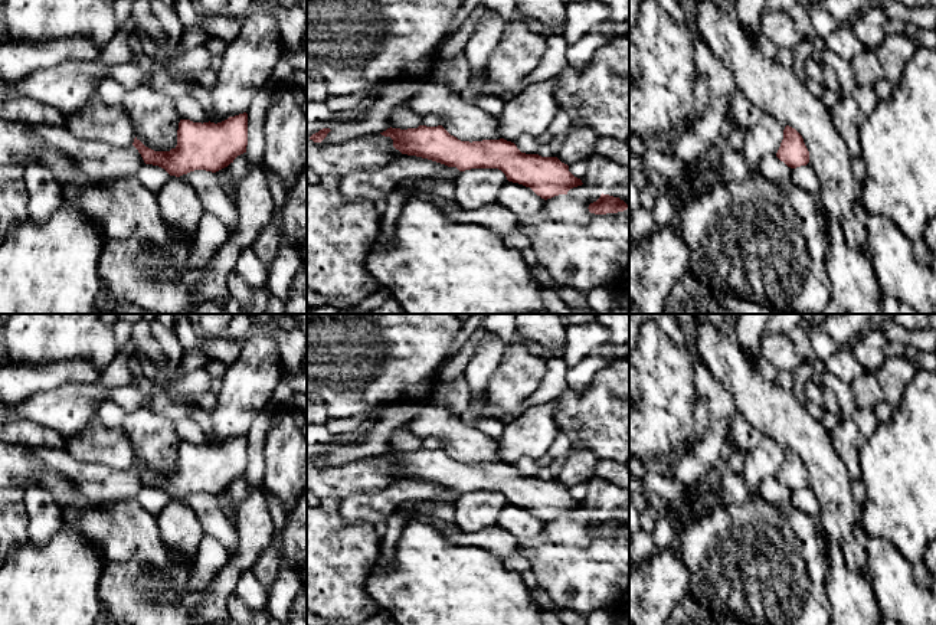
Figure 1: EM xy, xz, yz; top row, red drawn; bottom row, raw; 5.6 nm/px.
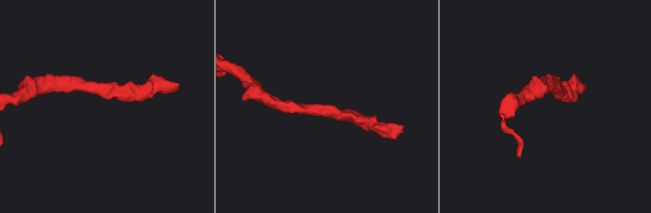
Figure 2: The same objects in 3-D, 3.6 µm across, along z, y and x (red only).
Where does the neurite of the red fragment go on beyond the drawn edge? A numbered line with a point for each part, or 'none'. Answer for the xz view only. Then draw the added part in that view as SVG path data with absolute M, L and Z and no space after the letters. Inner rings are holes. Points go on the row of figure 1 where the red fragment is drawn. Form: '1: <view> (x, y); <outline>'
none

